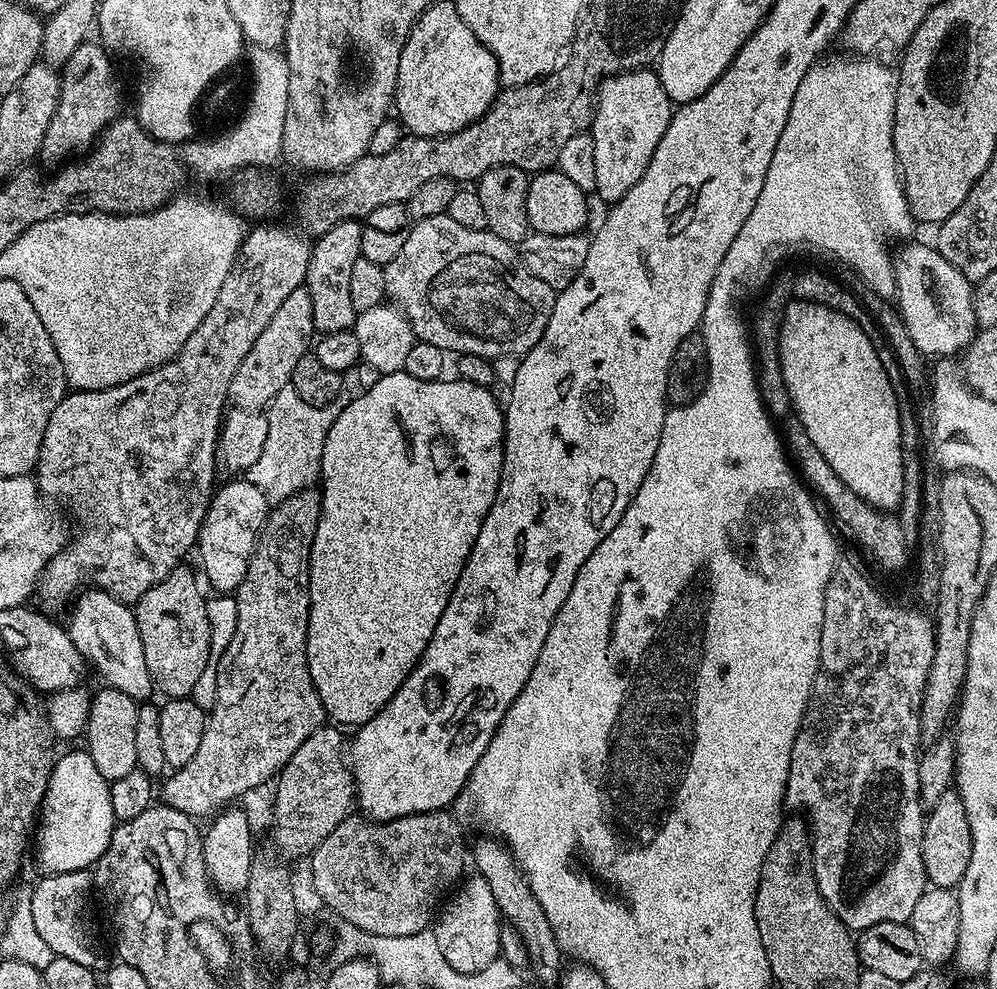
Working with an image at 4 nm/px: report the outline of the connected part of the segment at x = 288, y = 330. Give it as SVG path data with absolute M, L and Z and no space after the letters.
M301 286L294 290L278 306L274 318L270 318L270 326L258 334L258 342L250 346L250 354L242 358L242 366L234 370L234 378L230 382L228 400L224 403L224 416L220 420L220 433L216 439L216 467L225 477L232 478L243 473L258 458L262 458L262 446L266 446L266 434L268 433L268 406L280 391L289 387L292 383L292 371L298 366L298 358L302 358L314 344L314 305L310 302L308 289Z

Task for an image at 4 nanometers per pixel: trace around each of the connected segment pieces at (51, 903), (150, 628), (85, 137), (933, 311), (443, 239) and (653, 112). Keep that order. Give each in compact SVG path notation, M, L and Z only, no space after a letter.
M84 869L44 876L40 880L29 895L31 920L34 922L35 930L44 939L49 953L93 969L96 966L96 952L85 916L88 910L88 896L92 894L94 884L93 875Z
M181 566L170 570L170 574L166 574L166 578L162 578L162 582L158 582L154 586L150 586L150 590L146 590L146 594L142 594L142 598L137 600L134 605L136 613L136 621L138 622L138 634L142 634L142 650L146 653L146 666L150 670L150 678L157 693L161 692L164 698L188 698L191 697L194 690L194 682L198 682L198 678L202 674L202 670L206 670L206 662L210 658L210 618L206 614L206 606L208 600L204 592L200 589L200 584L196 581L196 576L187 566Z
M85 42L78 45L74 54L63 64L58 106L50 118L50 124L46 126L39 151L39 155L45 156L52 166L87 153L104 129L121 115L120 96L116 93L116 76L112 73L111 59L113 57L103 44Z
M931 243L906 245L900 253L895 253L892 269L896 279L894 303L900 307L913 346L924 356L940 356L936 358L952 358L955 352L963 353L978 331L972 305L973 281L950 266Z
M447 214L415 221L398 258L384 265L384 273L388 296L410 322L417 341L438 346L445 354L523 357L542 338L556 301L557 291L527 269L517 245L487 230L466 230Z
M647 67L633 68L631 72L618 72L614 76L605 76L600 81L596 93L594 115L590 125L590 135L594 142L594 178L596 179L595 195L611 206L622 199L646 174L646 166L650 166L650 158L654 158L654 150L658 150L658 142L662 142L662 134L666 134L666 126L670 126L674 105L666 94L659 75Z

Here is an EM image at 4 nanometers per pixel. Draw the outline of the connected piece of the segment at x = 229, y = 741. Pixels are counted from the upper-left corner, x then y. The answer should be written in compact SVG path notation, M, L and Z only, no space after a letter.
M312 486L279 501L269 511L249 559L244 580L234 591L238 626L234 626L234 638L230 638L230 646L226 646L222 658L216 664L216 703L204 722L202 746L198 746L198 754L194 754L186 766L175 769L164 784L163 803L169 804L174 810L182 810L193 818L207 817L227 802L235 801L232 800L235 796L251 788L262 787L268 779L271 781L279 773L290 754L294 754L294 750L298 750L298 746L302 746L302 742L306 742L314 730L325 727L326 713L322 698L310 678L306 658L310 614L308 559L312 553L312 539L319 517L320 494Z

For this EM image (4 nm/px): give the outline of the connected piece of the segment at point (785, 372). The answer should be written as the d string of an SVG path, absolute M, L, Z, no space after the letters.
M807 298L793 299L785 308L784 319L780 322L780 369L782 378L786 382L791 411L794 413L795 419L802 422L806 434L810 434L810 442L814 442L814 446L818 446L818 454L822 454L822 458L826 458L826 462L830 462L830 470L834 470L834 474L838 478L842 478L842 482L846 486L850 486L850 490L854 490L854 494L861 496L865 504L870 504L877 510L899 509L900 501L904 499L904 446L900 443L902 426L898 414L898 398L894 398L894 386L890 382L890 378L886 378L882 358L878 358L878 350L870 342L870 338L862 330L862 326L858 326L856 320L852 320L846 314L833 308L814 304Z

